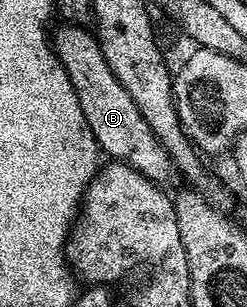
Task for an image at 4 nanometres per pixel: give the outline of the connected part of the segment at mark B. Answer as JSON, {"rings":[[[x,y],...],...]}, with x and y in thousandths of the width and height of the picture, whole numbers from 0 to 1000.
{"rings":[[[251,75],[235,104],[206,117],[215,173],[235,202],[271,228],[271,254],[304,293],[304,319],[320,319],[320,345],[336,358],[336,384],[393,456],[397,485],[441,505],[457,528],[522,534],[599,586],[656,606],[680,603],[684,570],[704,570],[709,537],[676,502],[676,489],[628,450],[611,410],[595,410],[595,384],[563,371],[563,345],[547,345],[547,319],[498,293],[482,254],[449,241],[449,215],[417,189],[417,163],[389,114],[356,88],[316,78]]]}

